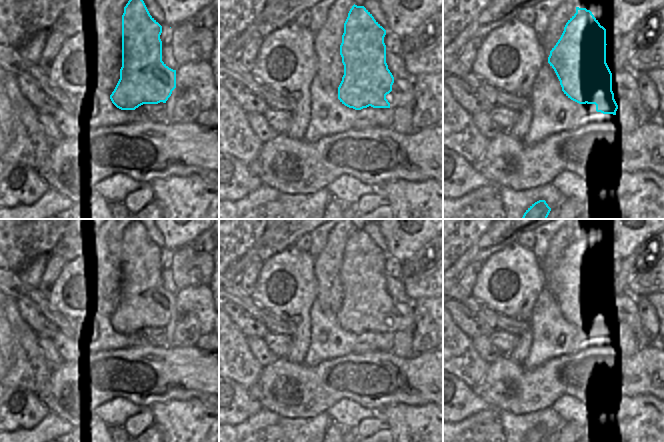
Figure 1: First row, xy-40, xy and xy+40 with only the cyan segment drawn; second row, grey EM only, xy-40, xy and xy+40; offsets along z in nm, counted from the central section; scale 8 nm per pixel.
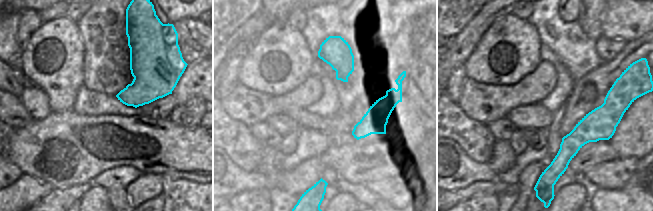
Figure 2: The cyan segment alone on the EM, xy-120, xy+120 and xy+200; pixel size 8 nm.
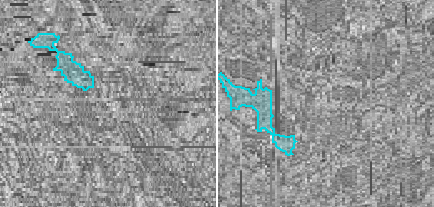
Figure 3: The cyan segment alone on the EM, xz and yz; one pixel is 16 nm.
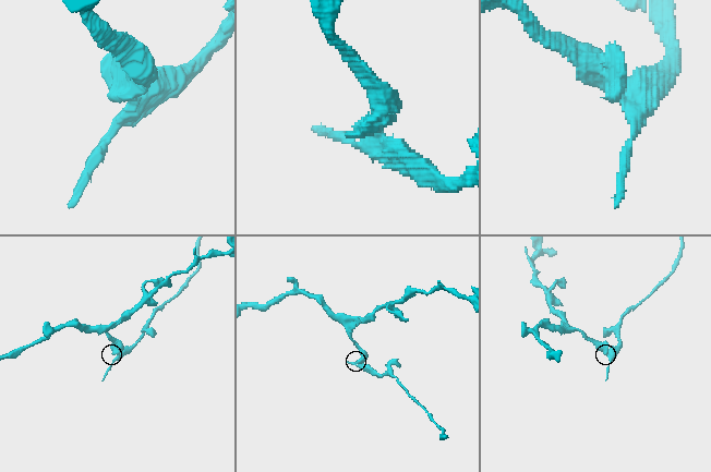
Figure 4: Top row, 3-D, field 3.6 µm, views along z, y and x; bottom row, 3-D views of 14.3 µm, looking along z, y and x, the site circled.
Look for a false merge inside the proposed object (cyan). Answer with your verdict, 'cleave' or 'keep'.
cleave

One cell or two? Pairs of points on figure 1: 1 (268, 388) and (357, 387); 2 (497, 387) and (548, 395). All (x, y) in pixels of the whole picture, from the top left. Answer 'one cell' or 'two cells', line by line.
1: one cell
2: one cell

